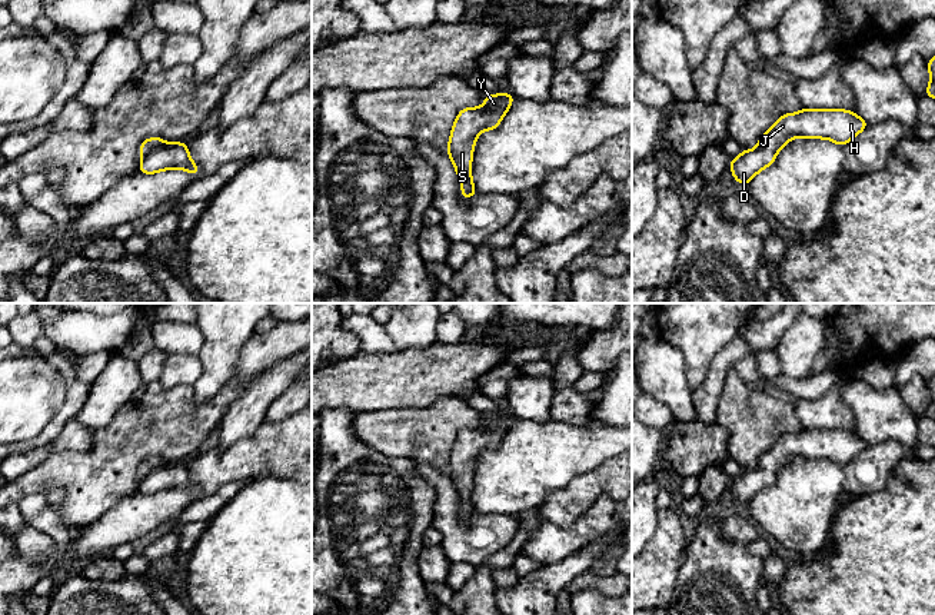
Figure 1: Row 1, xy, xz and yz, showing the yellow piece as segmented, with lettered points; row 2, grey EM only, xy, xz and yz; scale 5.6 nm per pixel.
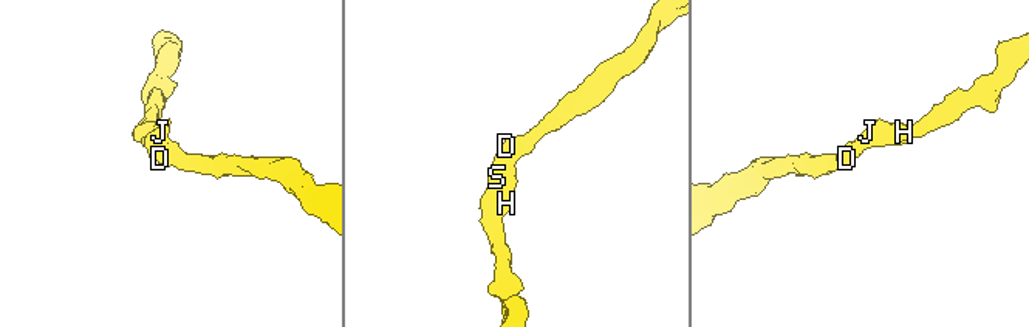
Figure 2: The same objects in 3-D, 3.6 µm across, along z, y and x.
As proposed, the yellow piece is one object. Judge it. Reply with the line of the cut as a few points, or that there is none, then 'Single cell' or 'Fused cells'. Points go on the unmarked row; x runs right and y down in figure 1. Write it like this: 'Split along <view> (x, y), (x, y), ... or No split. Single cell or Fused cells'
No split. Single cell

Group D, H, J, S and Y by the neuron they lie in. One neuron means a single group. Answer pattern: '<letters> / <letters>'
D H J S Y

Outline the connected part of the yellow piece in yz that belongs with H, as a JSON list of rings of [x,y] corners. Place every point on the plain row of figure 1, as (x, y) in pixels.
[[[803,428],[798,433],[781,436],[759,458],[755,469],[742,471],[738,478],[731,481],[729,489],[736,503],[748,506],[755,495],[775,483],[776,473],[793,458],[828,459],[844,468],[868,445],[851,430]]]

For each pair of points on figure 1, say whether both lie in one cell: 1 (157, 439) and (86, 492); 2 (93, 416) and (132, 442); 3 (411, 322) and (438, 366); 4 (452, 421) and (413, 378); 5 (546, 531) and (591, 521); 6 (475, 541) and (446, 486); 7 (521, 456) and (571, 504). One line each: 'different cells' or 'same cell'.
1: same cell
2: different cells
3: different cells
4: different cells
5: same cell
6: same cell
7: different cells

